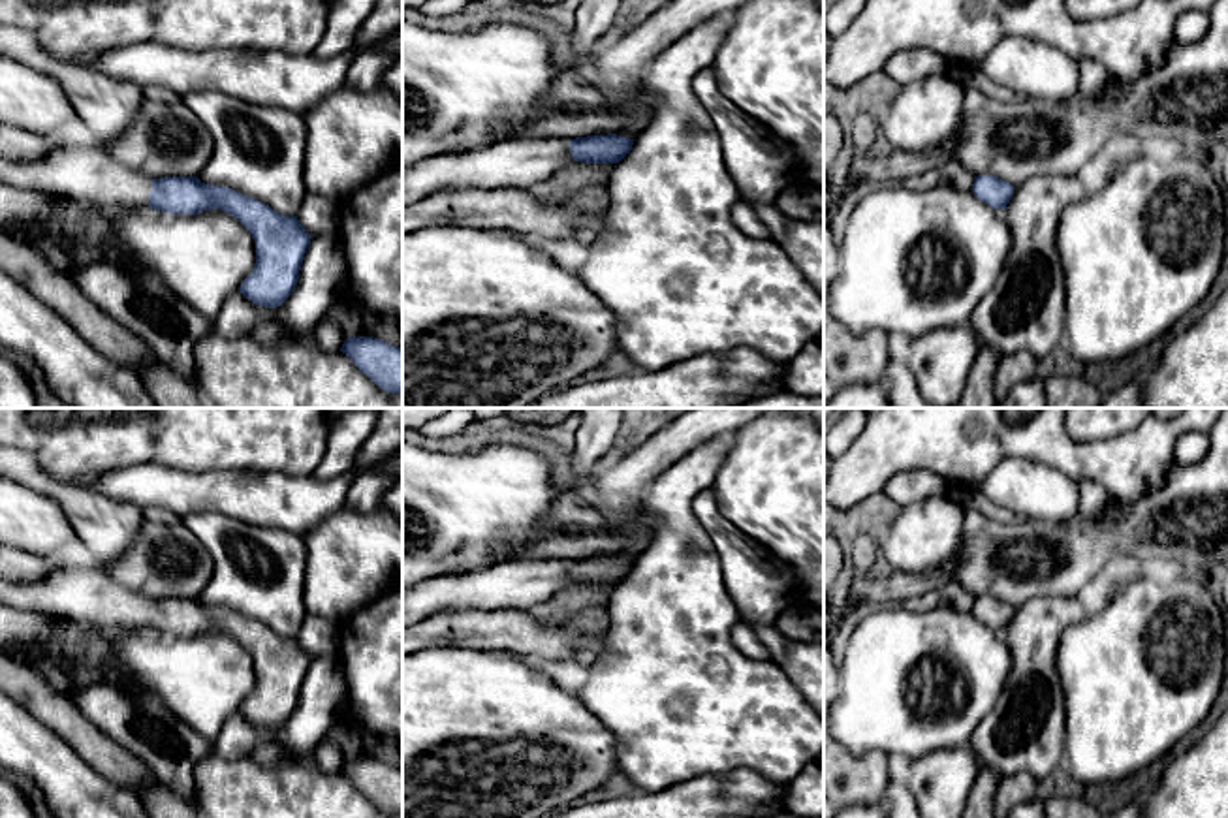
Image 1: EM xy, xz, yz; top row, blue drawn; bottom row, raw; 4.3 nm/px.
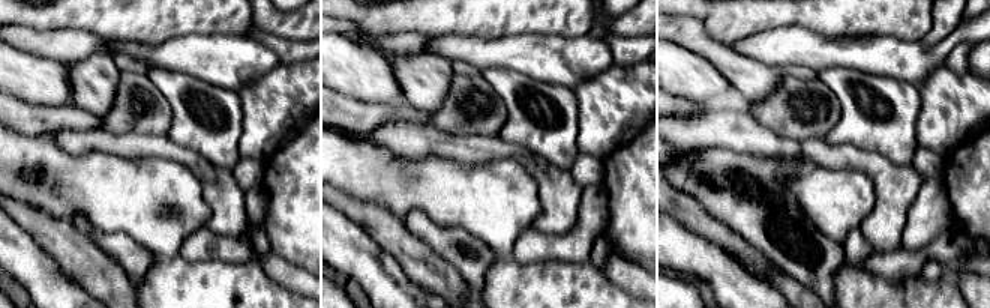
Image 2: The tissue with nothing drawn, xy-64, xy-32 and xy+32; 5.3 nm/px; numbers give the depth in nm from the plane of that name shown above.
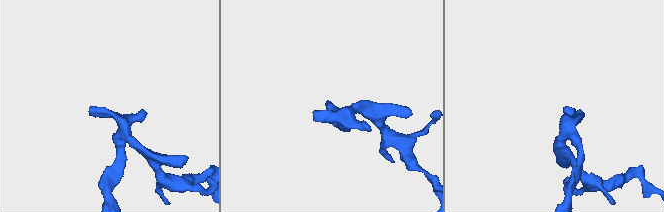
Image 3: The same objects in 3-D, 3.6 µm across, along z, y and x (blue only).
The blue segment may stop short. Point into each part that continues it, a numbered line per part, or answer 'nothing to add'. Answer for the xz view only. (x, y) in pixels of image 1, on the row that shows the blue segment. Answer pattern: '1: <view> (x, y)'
1: xz (516, 162)

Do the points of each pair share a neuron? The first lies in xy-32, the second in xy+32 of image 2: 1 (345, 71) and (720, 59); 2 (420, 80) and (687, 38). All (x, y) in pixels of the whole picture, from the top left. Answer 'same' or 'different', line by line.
1: different
2: same

